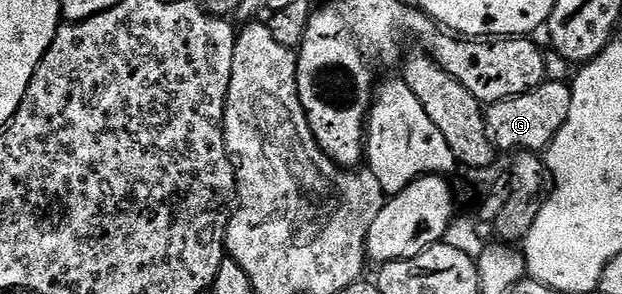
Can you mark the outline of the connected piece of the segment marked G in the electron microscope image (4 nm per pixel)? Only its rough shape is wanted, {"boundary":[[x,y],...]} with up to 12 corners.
{"boundary":[[544,81],[490,102],[498,151],[541,152],[571,112],[571,89]]}

